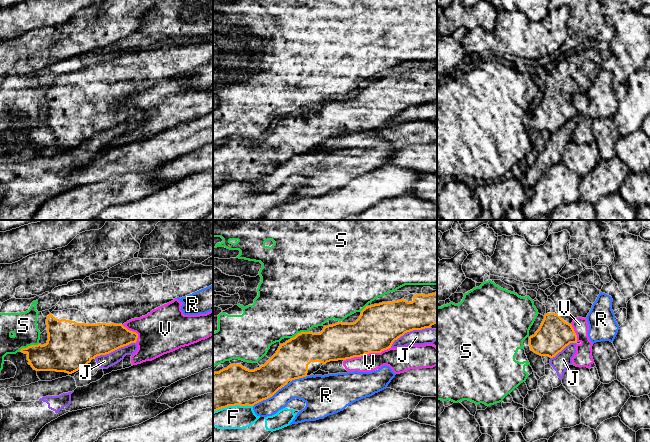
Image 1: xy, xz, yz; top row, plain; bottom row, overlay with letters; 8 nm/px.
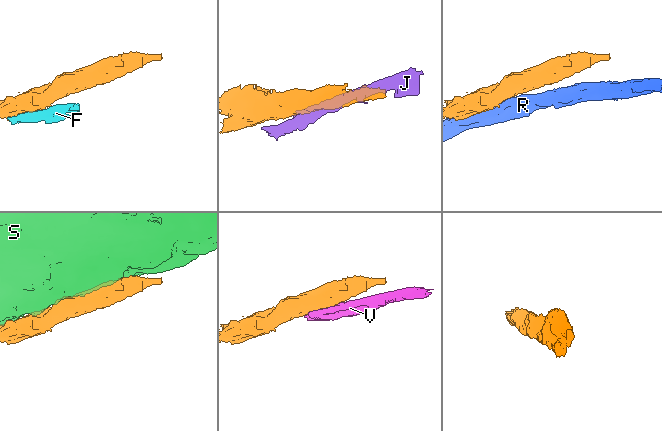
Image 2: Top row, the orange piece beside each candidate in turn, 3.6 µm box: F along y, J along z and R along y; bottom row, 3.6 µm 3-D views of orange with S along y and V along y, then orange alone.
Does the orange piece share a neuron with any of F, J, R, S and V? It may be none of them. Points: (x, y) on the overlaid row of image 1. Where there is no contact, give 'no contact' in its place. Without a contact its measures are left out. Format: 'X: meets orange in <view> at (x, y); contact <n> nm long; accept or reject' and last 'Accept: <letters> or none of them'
F: meets orange in xz at (232, 405); contact 320 nm long; reject
J: meets orange in xz at (408, 331); contact 360 nm long; reject
R: meets orange in xz at (270, 396); contact 340 nm long; reject
S: meets orange in xy at (28, 346); contact 170 nm long; reject
V: meets orange in xz at (367, 353); contact 400 nm long; reject
Accept: none of them

